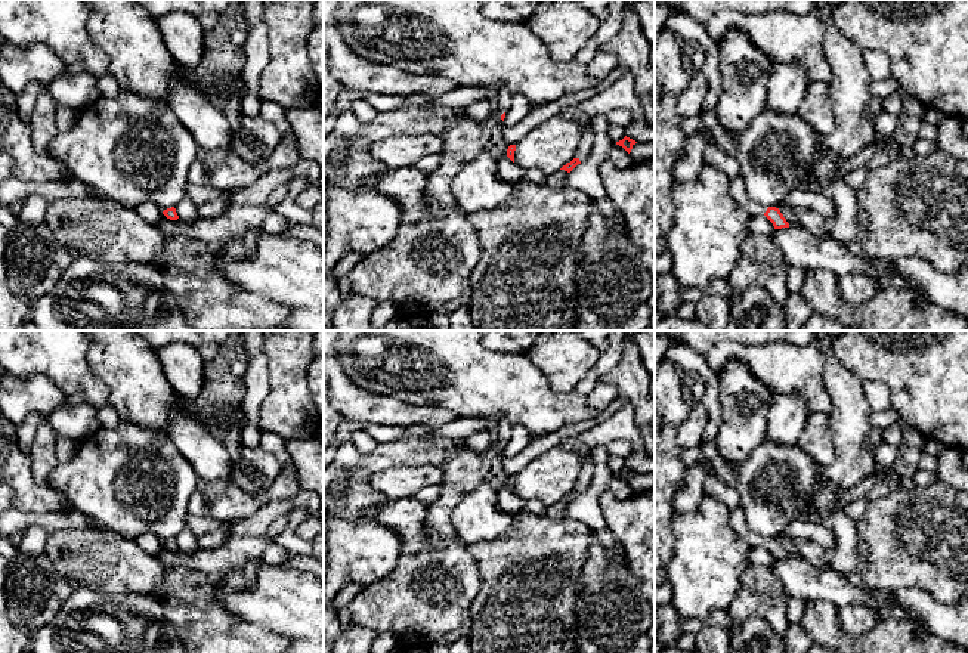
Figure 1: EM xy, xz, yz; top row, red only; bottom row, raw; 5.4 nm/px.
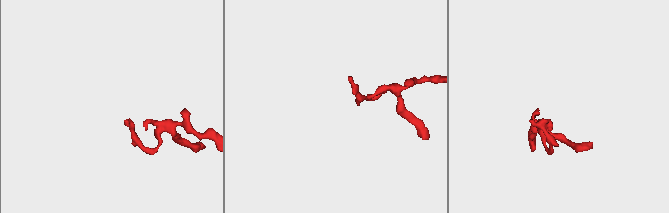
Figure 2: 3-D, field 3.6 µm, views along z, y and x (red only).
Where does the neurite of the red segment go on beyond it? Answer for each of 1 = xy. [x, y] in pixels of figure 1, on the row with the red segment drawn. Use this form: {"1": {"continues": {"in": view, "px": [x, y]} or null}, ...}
{"1": {"continues": null}}

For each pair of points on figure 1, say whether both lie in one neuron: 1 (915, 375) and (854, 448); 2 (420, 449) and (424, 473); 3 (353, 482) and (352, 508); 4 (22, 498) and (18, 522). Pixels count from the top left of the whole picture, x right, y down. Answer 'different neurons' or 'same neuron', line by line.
1: different neurons
2: different neurons
3: same neuron
4: different neurons

